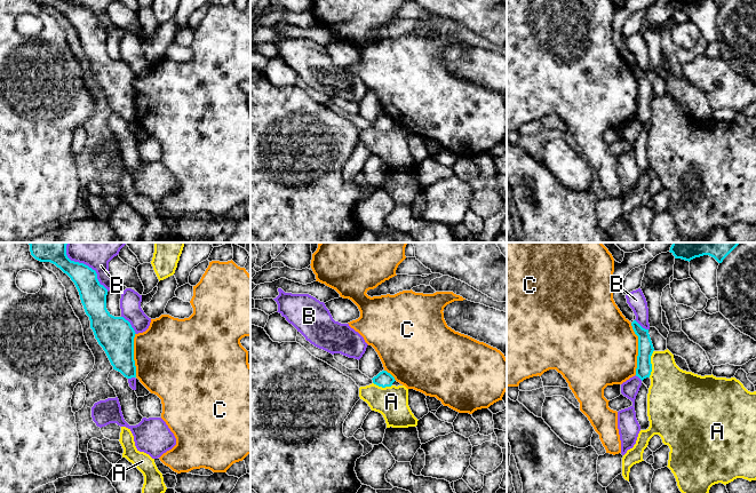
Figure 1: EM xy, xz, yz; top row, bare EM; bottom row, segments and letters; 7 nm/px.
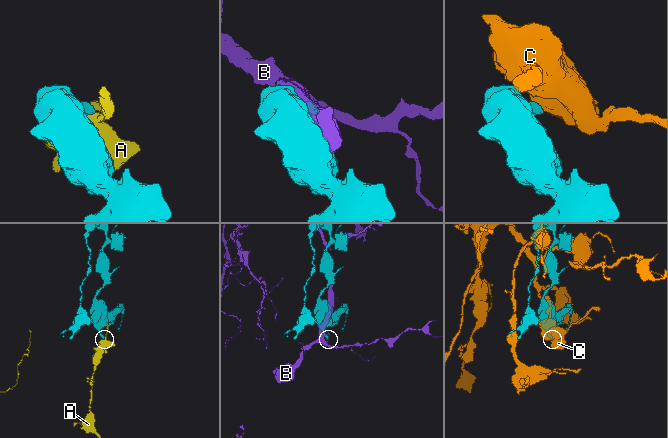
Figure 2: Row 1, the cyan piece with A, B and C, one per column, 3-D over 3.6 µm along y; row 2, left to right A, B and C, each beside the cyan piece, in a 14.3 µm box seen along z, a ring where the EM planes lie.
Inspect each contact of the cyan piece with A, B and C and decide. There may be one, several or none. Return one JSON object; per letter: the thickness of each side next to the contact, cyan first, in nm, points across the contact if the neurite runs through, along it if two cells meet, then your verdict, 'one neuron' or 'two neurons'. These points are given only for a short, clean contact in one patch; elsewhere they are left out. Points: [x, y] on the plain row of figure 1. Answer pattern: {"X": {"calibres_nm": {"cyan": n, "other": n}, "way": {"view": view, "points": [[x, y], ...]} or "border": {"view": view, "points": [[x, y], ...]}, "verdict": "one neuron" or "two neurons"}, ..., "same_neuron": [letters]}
{"A": {"calibres_nm": {"cyan": 110, "other": 340}, "border": {"view": "yz", "points": [[653, 94], [651, 100], [651, 118], [649, 120]]}, "verdict": "two neurons"}, "B": {"calibres_nm": {"cyan": 190, "other": 110}, "verdict": "two neurons"}, "C": {"calibres_nm": {"cyan": 110, "other": 500}, "verdict": "two neurons"}, "same_neuron": []}

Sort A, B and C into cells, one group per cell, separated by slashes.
A / B / C

